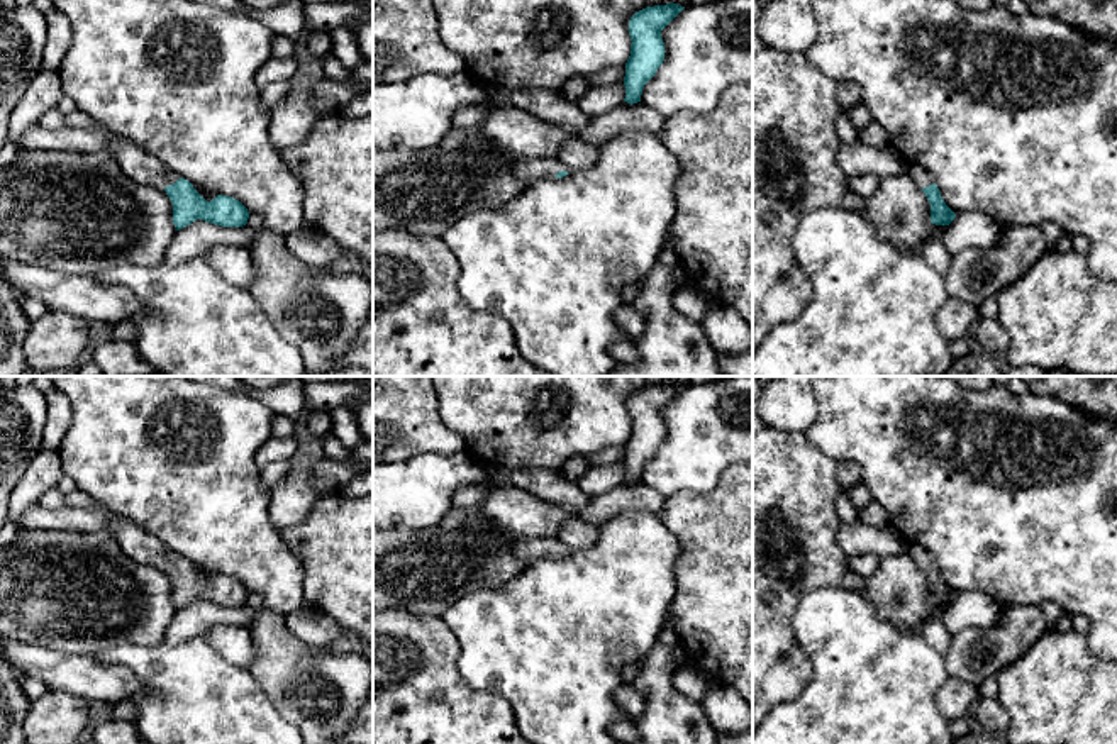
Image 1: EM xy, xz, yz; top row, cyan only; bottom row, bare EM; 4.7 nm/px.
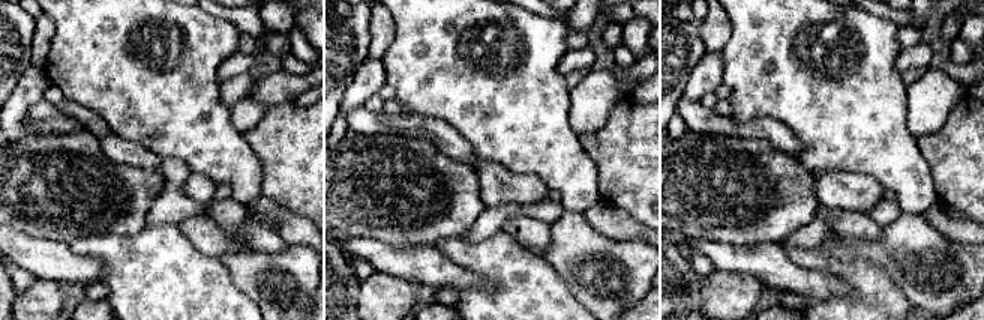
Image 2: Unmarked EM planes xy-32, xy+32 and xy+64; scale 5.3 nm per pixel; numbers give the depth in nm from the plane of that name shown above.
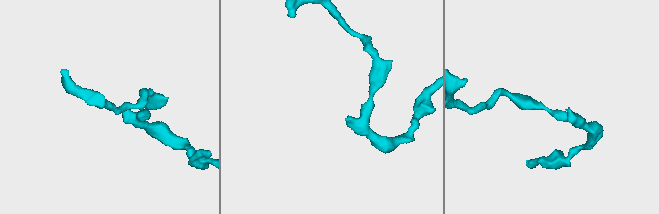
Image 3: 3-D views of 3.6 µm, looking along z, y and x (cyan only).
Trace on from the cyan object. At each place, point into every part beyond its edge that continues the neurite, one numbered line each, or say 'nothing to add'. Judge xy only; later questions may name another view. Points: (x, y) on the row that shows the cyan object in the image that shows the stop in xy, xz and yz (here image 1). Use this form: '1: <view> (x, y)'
1: xy (136, 163)

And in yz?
1: yz (922, 178)

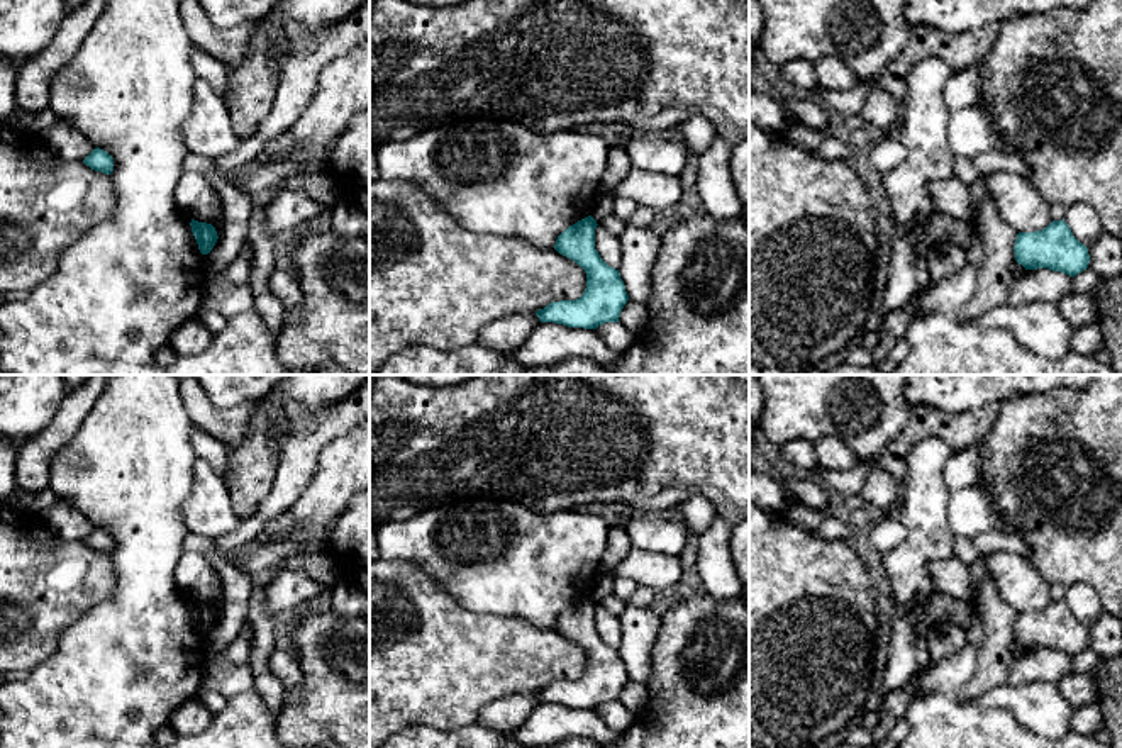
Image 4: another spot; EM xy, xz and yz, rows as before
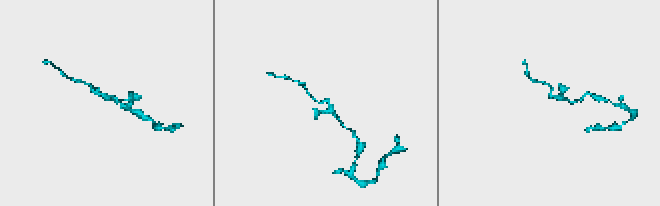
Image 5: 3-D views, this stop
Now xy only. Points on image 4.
nothing to add

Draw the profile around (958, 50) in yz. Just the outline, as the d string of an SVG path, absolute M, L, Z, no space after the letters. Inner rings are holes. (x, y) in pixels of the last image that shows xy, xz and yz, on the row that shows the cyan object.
M1000 22L964 32L946 32L925 24L912 25L907 47L890 61L873 83L856 83L853 88L842 92L815 87L815 93L825 103L825 109L844 117L859 115L866 93L876 85L890 92L895 98L903 100L907 75L915 63L937 58L947 64L951 73L981 64L997 41L998 29Z

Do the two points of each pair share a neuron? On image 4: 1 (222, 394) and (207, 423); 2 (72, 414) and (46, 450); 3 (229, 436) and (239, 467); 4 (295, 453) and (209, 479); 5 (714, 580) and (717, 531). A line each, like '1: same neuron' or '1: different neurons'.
1: different neurons
2: same neuron
3: different neurons
4: different neurons
5: same neuron

